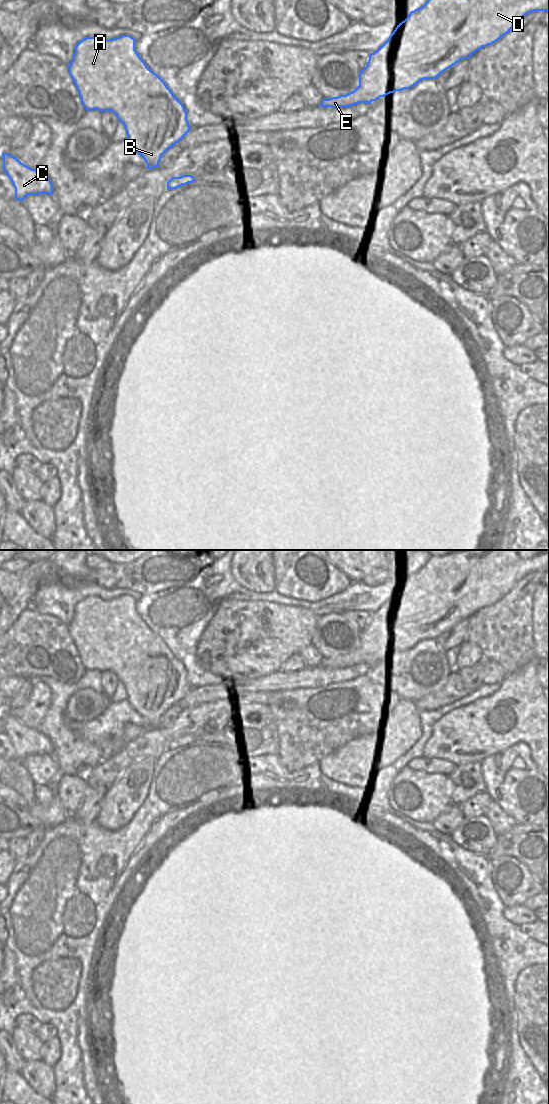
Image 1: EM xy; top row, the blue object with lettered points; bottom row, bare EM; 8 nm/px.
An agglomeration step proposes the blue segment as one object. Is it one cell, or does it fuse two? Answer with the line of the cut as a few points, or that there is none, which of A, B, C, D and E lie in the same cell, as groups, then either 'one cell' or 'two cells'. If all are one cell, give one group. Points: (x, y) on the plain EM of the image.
cut none; groups A B C D E; one cell

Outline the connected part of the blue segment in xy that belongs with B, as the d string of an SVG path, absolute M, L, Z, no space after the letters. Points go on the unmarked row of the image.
M122 595L114 599L86 597L75 606L73 620L67 625L69 634L87 671L112 671L125 686L127 699L133 709L145 720L147 729L159 727L163 714L181 701L191 690L187 672L181 661L171 652L163 639L154 633L135 610L135 599Z

